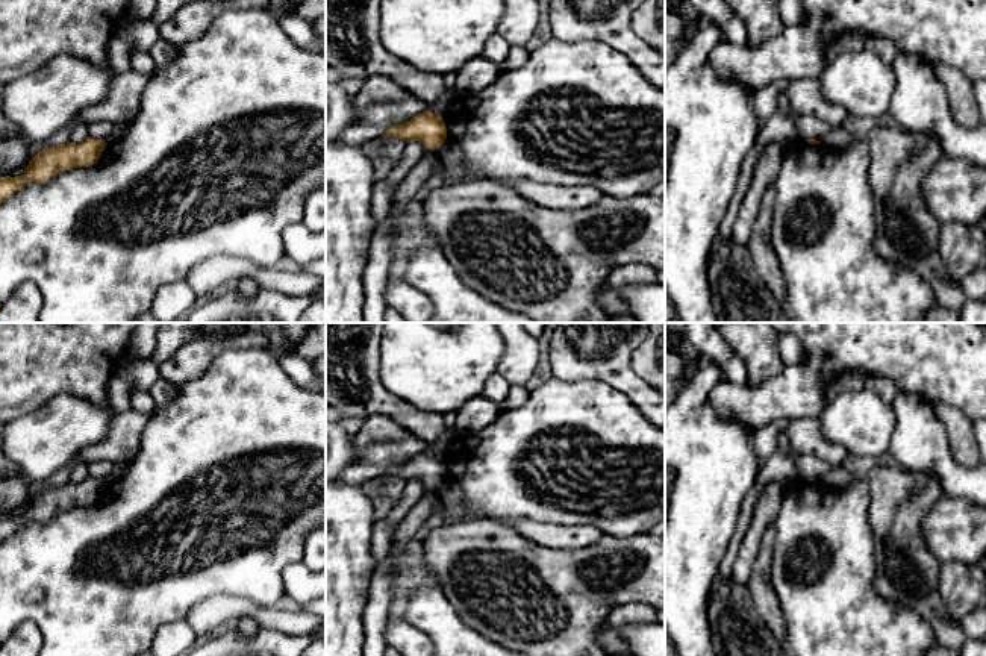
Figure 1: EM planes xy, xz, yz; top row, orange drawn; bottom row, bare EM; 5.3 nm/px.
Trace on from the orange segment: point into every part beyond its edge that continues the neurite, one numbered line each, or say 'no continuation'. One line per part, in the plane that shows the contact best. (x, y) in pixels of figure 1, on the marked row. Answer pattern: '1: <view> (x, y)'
no continuation

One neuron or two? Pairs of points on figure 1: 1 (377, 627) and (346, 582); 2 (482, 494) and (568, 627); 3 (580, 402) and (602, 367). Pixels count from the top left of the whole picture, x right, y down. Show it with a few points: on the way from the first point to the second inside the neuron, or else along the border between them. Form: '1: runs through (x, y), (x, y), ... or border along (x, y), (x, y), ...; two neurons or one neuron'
1: border along (373, 573), (370, 596), (362, 615), (364, 640); two neurons
2: border along (464, 521), (470, 518), (494, 518), (514, 529); two neurons
3: border along (558, 377), (602, 379), (626, 394); two neurons

